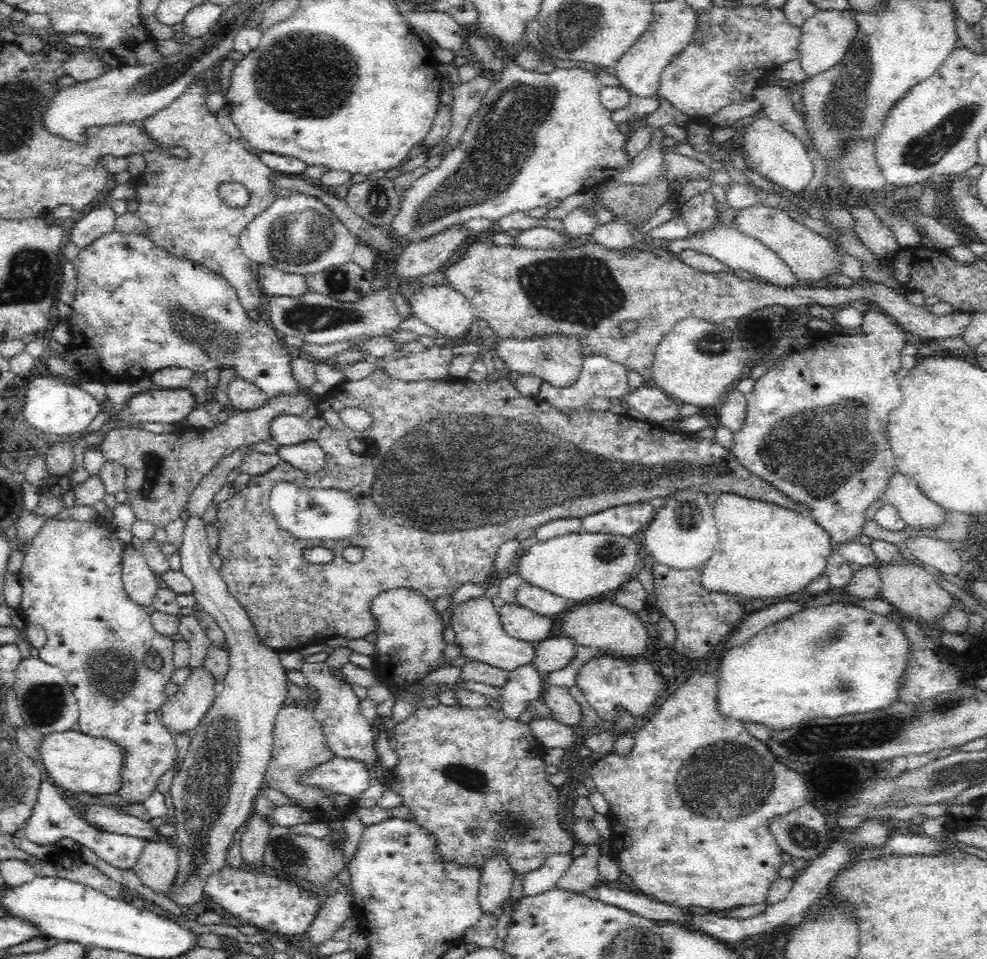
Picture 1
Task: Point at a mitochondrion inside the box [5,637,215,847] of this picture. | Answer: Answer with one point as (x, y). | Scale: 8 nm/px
(43, 701)

